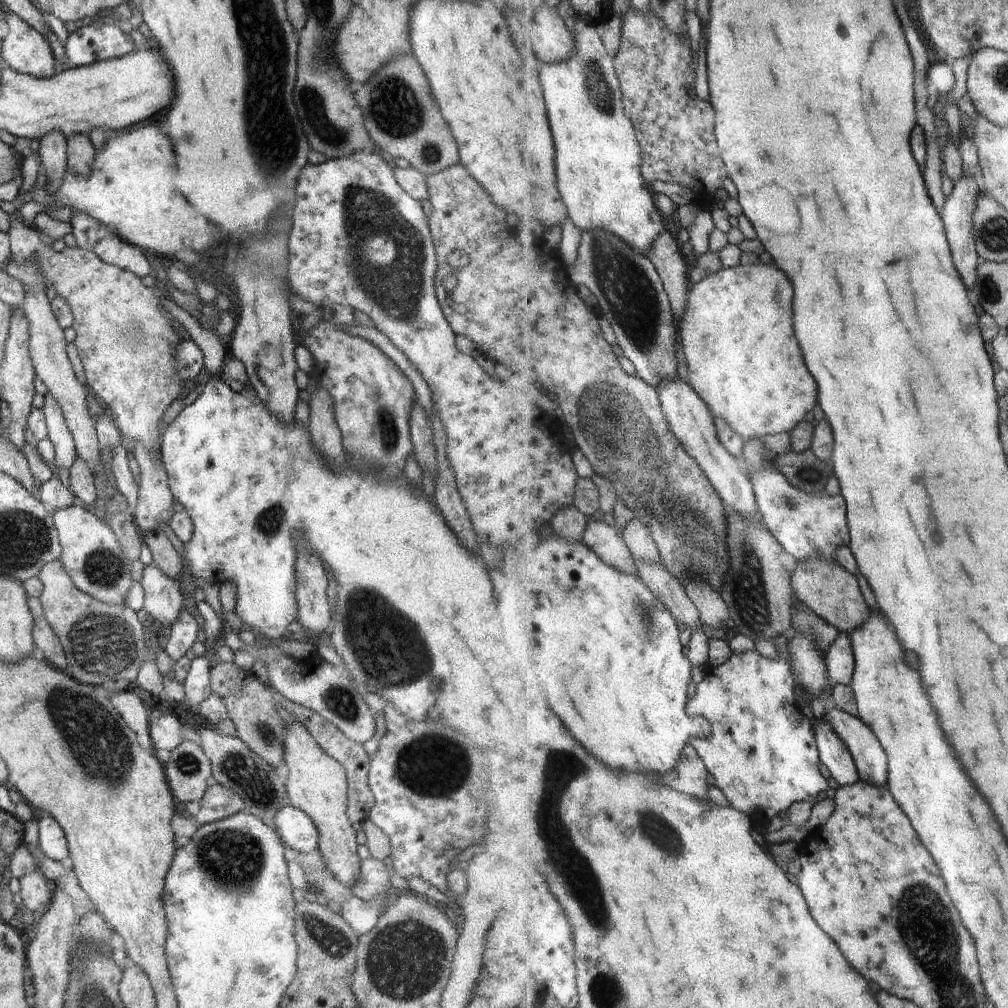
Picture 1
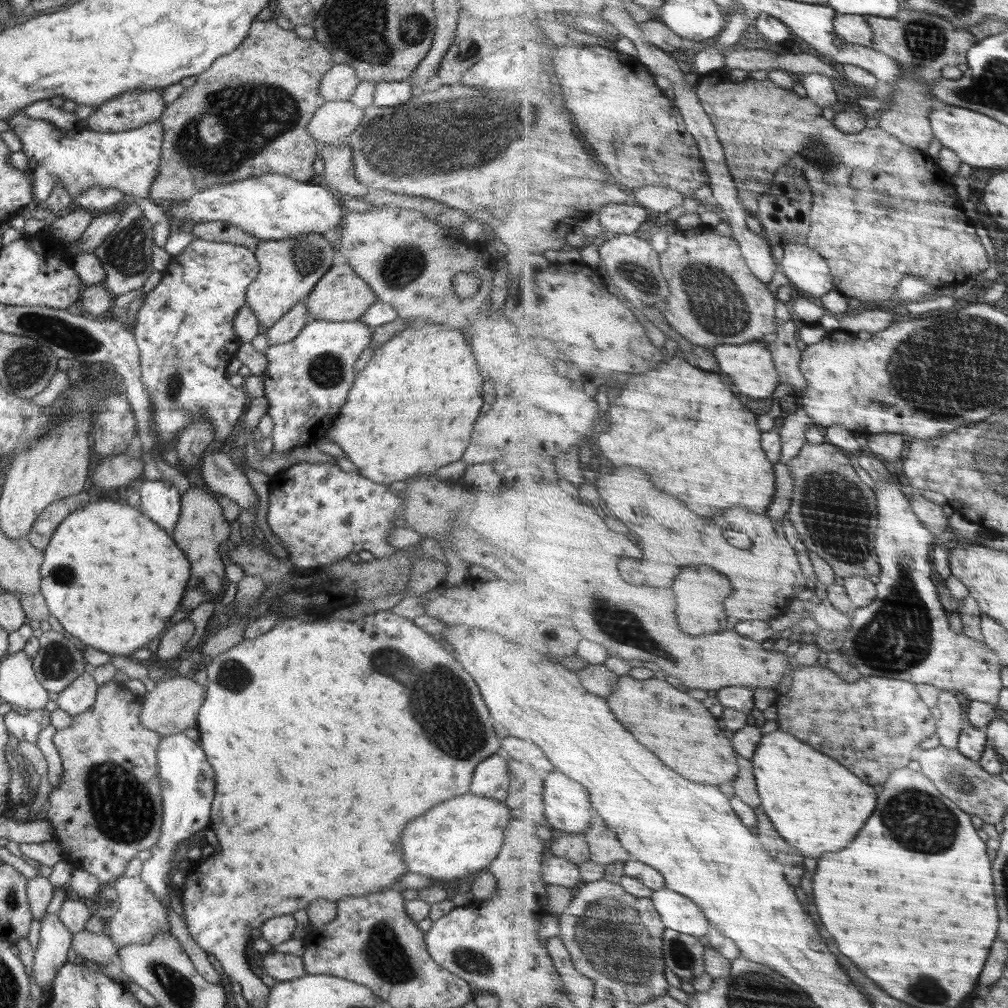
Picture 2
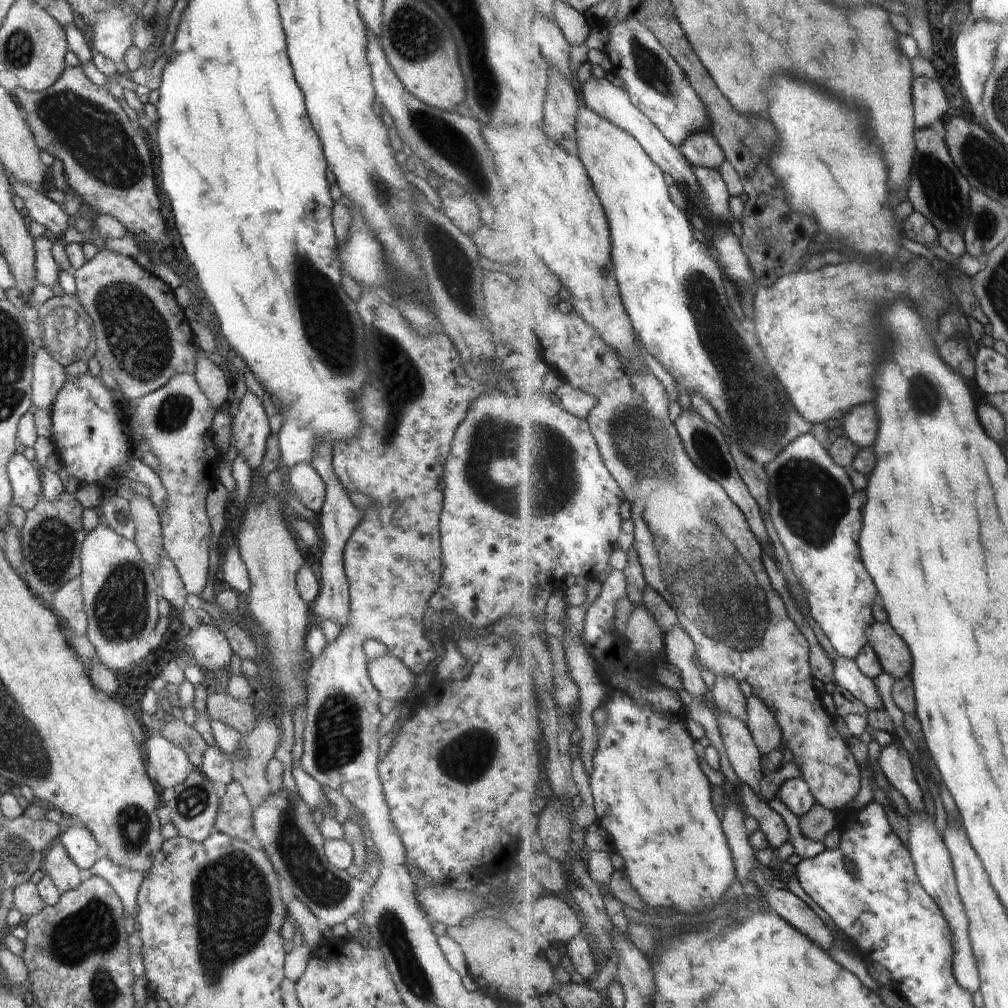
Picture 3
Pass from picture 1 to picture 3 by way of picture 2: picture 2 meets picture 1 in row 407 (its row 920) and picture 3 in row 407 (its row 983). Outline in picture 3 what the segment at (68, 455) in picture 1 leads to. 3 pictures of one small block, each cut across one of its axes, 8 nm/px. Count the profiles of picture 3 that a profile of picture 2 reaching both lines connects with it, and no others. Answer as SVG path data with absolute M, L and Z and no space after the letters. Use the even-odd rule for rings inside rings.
M45 347L37 349L33 358L33 381L31 402L40 410L49 410L54 404L56 394L66 382L67 372Z

